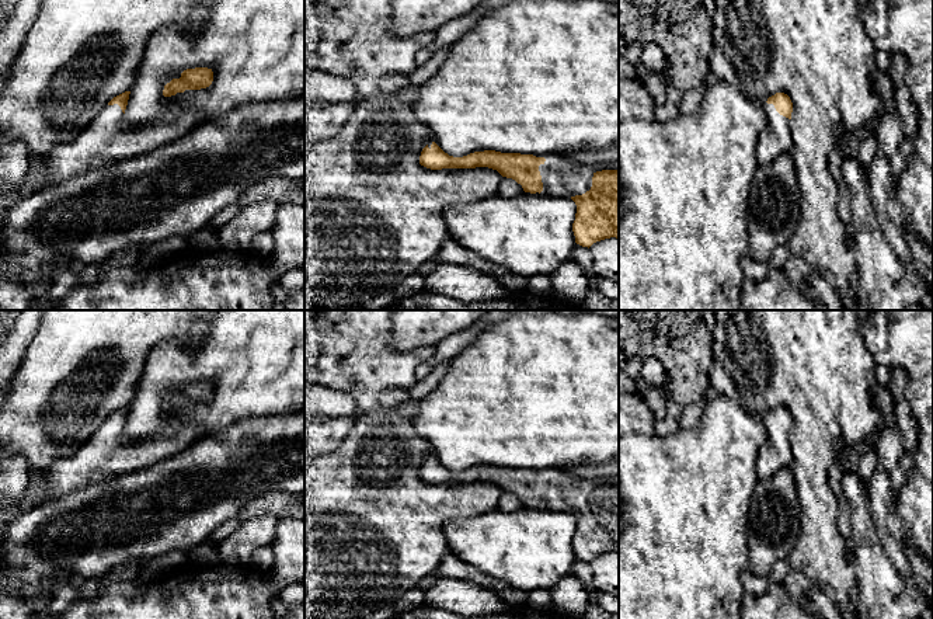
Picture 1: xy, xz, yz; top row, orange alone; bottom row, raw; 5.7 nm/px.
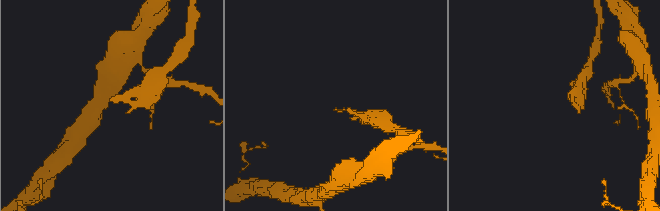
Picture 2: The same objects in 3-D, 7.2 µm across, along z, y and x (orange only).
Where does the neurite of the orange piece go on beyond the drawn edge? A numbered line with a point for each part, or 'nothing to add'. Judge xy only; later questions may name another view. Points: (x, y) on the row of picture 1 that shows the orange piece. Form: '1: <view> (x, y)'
1: xy (110, 138)

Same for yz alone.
1: yz (776, 138)

